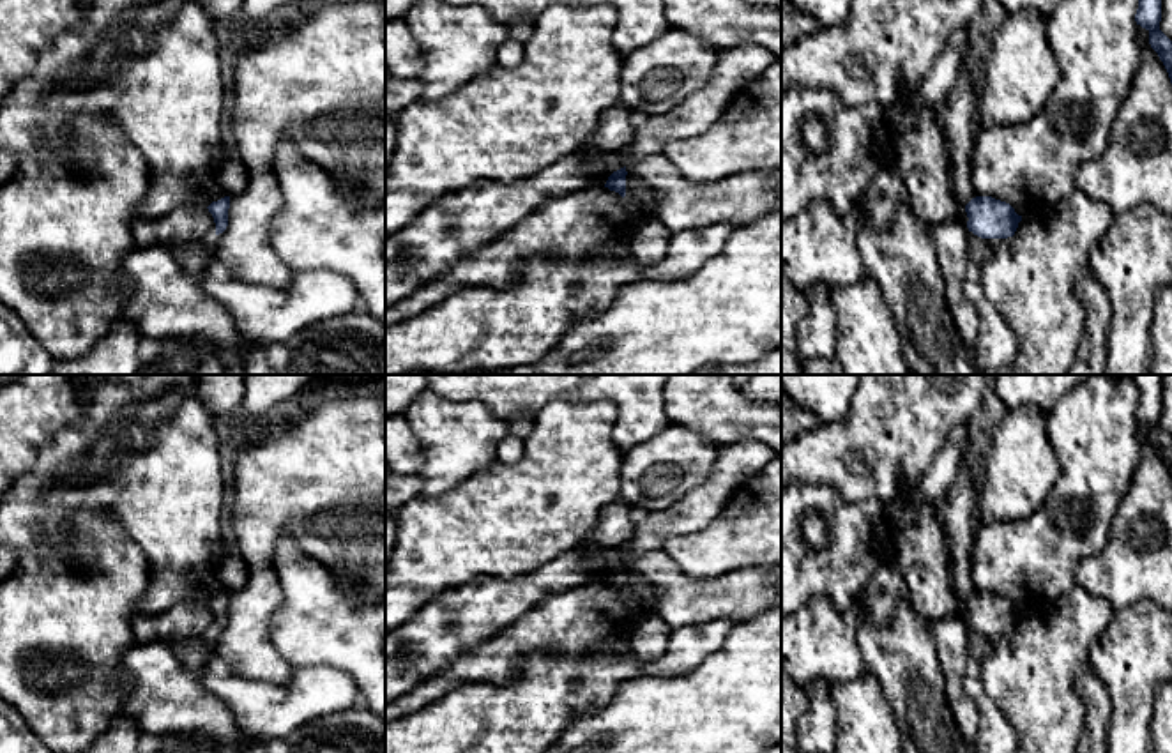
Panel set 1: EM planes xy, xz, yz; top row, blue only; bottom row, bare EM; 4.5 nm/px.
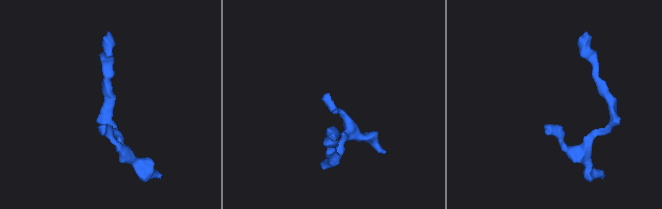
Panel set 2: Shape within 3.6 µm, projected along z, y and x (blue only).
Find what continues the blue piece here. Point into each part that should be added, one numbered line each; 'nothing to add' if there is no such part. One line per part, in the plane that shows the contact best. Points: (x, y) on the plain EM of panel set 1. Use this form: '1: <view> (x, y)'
nothing to add

